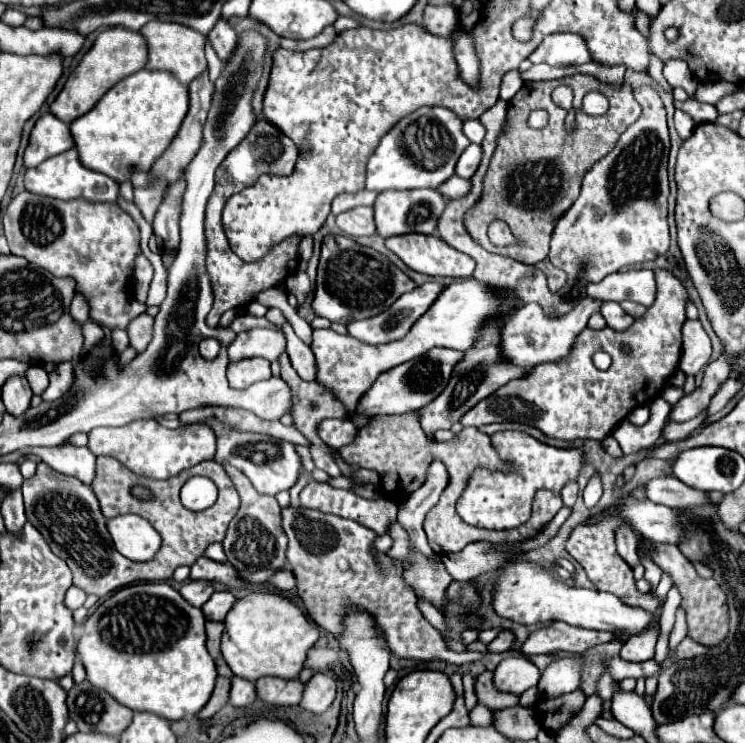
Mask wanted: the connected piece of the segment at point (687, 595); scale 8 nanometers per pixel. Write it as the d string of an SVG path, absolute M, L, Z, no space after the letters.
M657 544L657 552L653 554L653 560L661 566L661 570L669 572L673 578L673 584L677 584L683 602L681 606L687 612L687 626L689 626L689 636L701 644L707 646L717 646L723 642L723 638L729 632L729 606L727 606L727 596L721 590L721 586L713 578L701 578L693 564L679 552L677 546L669 544Z

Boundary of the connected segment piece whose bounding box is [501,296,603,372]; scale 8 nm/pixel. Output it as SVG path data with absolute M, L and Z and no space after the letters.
M585 296L569 314L565 316L547 316L543 312L543 308L539 308L539 304L527 304L523 308L519 308L515 312L515 316L511 316L503 330L501 330L501 338L503 338L503 356L511 362L517 364L521 368L525 368L525 372L531 372L535 366L545 364L545 362L555 362L563 356L569 354L575 336L587 326L587 320L591 318L591 314L601 310L603 300L595 300L591 296Z

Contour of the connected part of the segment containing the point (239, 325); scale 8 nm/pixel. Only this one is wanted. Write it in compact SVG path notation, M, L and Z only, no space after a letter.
M249 314L237 316L229 328L231 328L233 332L237 332L237 334L239 334L239 332L253 330L253 328L271 328L271 330L277 330L277 326L271 324L267 318L255 318L255 316L249 316Z

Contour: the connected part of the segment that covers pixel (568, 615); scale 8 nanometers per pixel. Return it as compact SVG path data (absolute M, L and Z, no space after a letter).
M505 564L505 574L499 578L495 594L493 594L495 612L503 618L511 618L519 624L535 624L535 622L553 622L563 620L567 624L591 628L591 630L605 630L615 636L637 636L643 634L653 626L653 614L629 606L619 600L611 592L599 590L585 590L577 586L567 586L563 582L553 580L547 572L543 572L535 564Z

